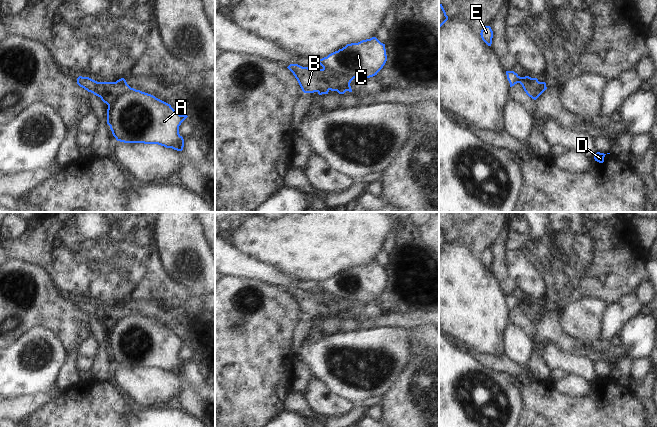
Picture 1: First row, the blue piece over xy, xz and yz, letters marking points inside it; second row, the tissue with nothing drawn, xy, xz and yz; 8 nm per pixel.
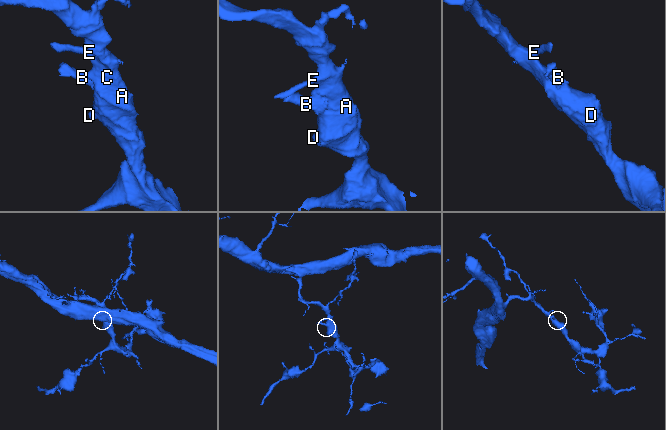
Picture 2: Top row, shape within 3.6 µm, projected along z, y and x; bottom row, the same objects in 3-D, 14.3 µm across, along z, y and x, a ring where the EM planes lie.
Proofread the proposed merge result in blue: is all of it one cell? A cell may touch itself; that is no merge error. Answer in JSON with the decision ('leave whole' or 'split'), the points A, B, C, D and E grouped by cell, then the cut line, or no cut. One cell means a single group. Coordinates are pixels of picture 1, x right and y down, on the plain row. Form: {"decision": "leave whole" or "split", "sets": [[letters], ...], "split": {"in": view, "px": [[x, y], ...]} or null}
{"decision": "split", "sets": [["A", "C", "D", "E"], ["B"]], "split": {"in": "xz", "px": [[349, 308], [342, 302], [330, 301], [326, 309]]}}

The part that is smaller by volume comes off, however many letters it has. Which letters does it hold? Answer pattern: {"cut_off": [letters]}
{"cut_off": ["B"]}

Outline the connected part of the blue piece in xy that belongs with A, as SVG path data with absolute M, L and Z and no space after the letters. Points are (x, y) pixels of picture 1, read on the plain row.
M134 312L115 323L107 333L107 348L117 365L158 368L177 375L182 375L184 371L184 363L179 358L179 350L187 341L187 339L177 337L170 328Z

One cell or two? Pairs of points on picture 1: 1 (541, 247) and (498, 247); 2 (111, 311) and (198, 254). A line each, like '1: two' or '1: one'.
1: one
2: two

